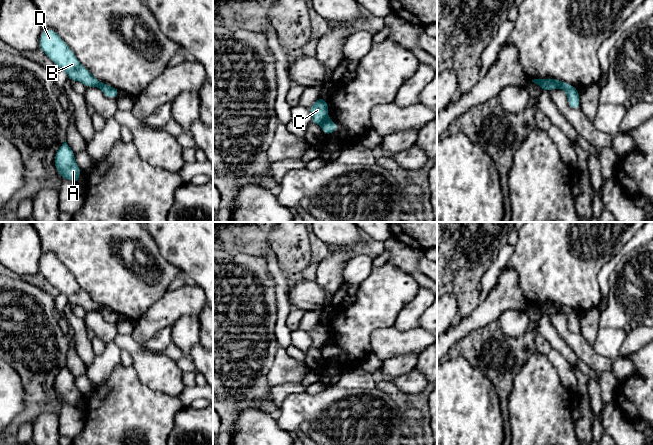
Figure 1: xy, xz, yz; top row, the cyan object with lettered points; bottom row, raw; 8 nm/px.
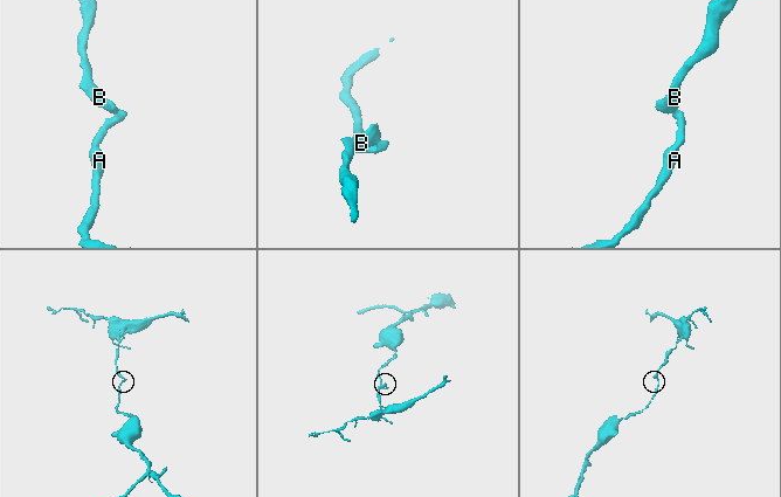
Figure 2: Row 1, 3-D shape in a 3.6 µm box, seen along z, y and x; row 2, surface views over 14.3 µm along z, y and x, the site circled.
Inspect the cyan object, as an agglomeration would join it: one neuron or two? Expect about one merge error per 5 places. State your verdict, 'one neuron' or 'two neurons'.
two neurons

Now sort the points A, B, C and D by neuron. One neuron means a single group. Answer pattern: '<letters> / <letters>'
A / B C D

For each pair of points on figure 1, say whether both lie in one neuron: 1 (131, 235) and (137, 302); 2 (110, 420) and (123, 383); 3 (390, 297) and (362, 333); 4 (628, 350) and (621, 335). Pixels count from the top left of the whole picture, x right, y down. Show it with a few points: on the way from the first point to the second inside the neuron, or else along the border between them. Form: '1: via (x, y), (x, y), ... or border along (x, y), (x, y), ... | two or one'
1: via (129, 252), (129, 259), (141, 274), (137, 285) | one
2: via (119, 411), (123, 407), (123, 392) | one
3: via (381, 306), (363, 324) | one
4: border along (628, 334), (618, 357) | two

